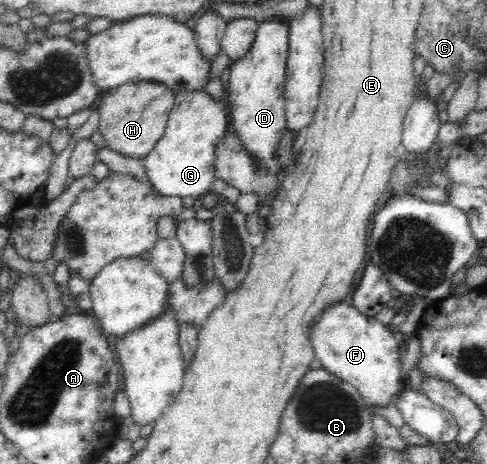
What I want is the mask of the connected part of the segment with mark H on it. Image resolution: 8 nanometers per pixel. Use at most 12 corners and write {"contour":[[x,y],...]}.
{"contour":[[155,81],[104,95],[99,133],[142,160],[165,133],[176,94]]}

